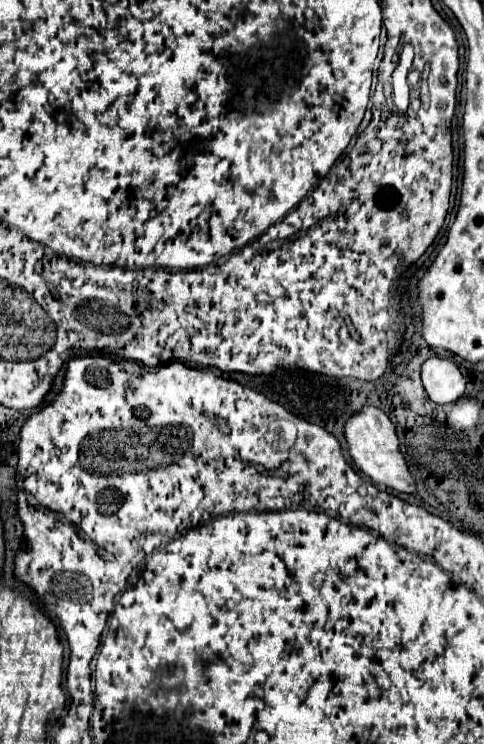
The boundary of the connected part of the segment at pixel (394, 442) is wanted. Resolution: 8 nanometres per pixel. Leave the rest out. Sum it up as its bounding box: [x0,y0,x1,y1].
[344,407,416,493]

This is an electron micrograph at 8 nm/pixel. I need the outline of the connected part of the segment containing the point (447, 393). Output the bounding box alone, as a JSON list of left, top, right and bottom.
[422,357,468,405]

